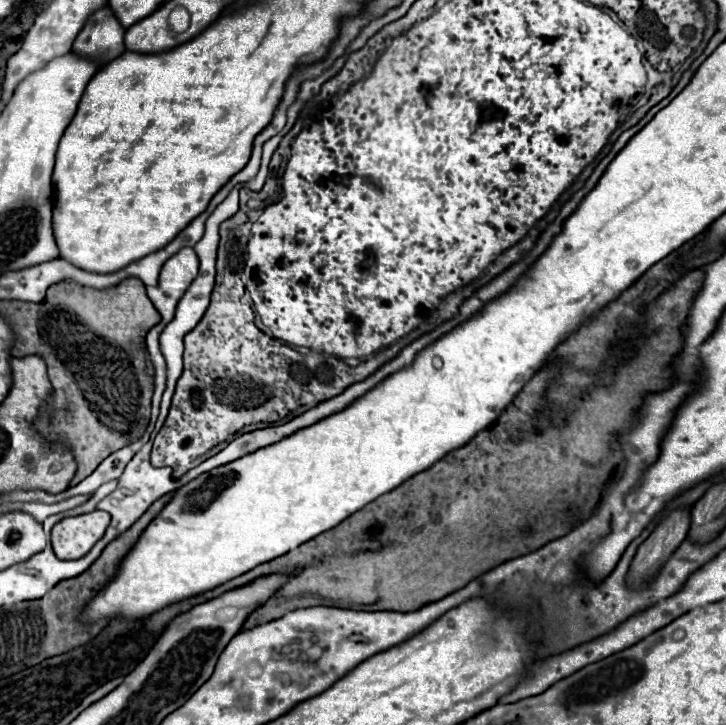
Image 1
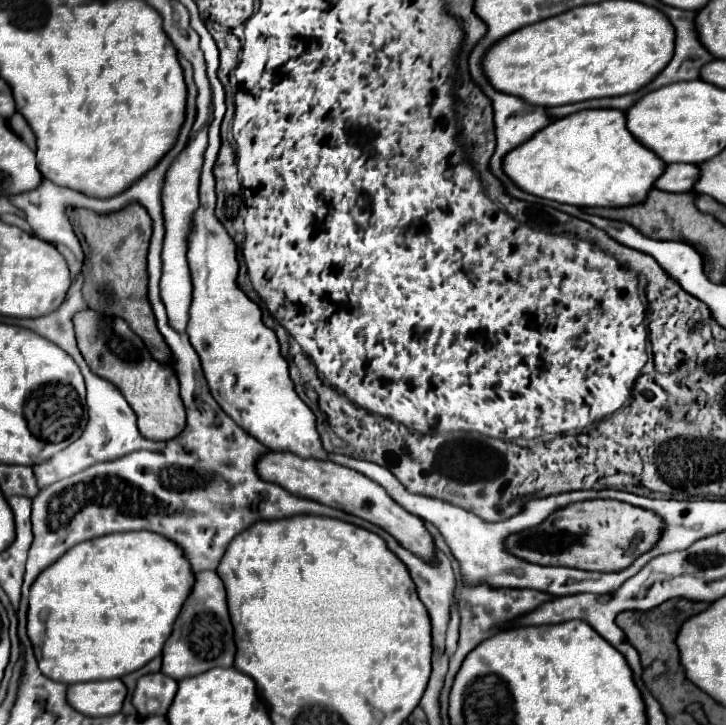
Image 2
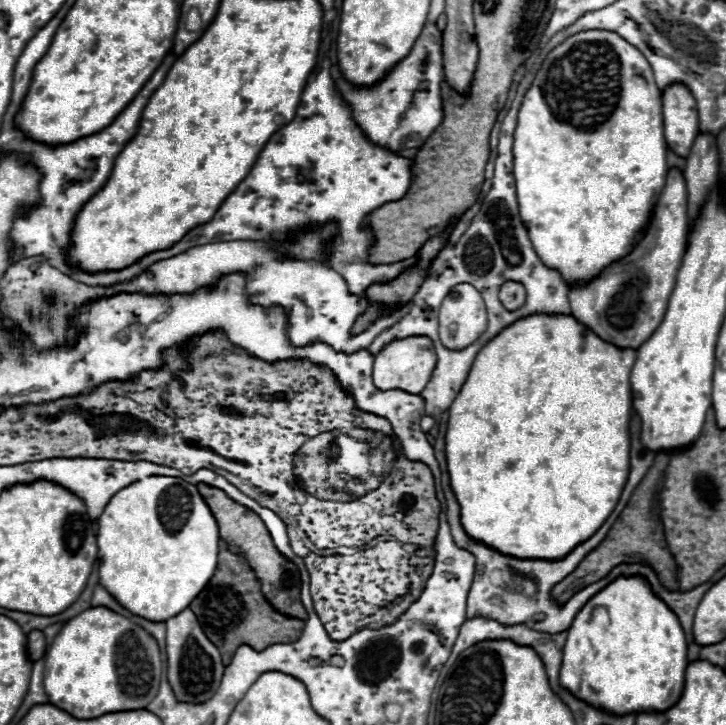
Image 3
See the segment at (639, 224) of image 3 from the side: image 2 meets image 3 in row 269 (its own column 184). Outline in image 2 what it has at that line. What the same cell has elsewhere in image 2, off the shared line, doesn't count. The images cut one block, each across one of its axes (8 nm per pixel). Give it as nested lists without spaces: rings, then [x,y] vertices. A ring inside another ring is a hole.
[[[154,532],[106,534],[72,546],[48,566],[30,588],[28,638],[34,646],[34,656],[42,674],[56,682],[76,684],[122,678],[142,668],[162,654],[164,642],[168,640],[192,586],[194,574],[190,564],[186,564],[186,556],[182,556],[182,548],[170,538]]]

